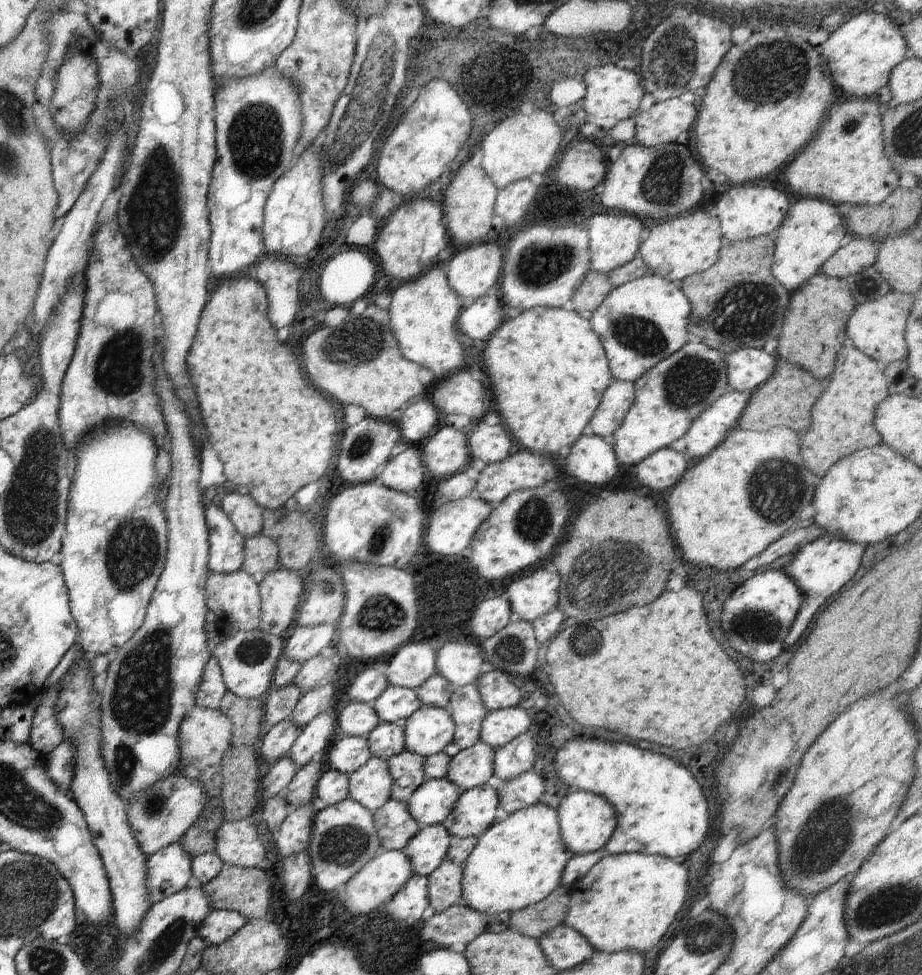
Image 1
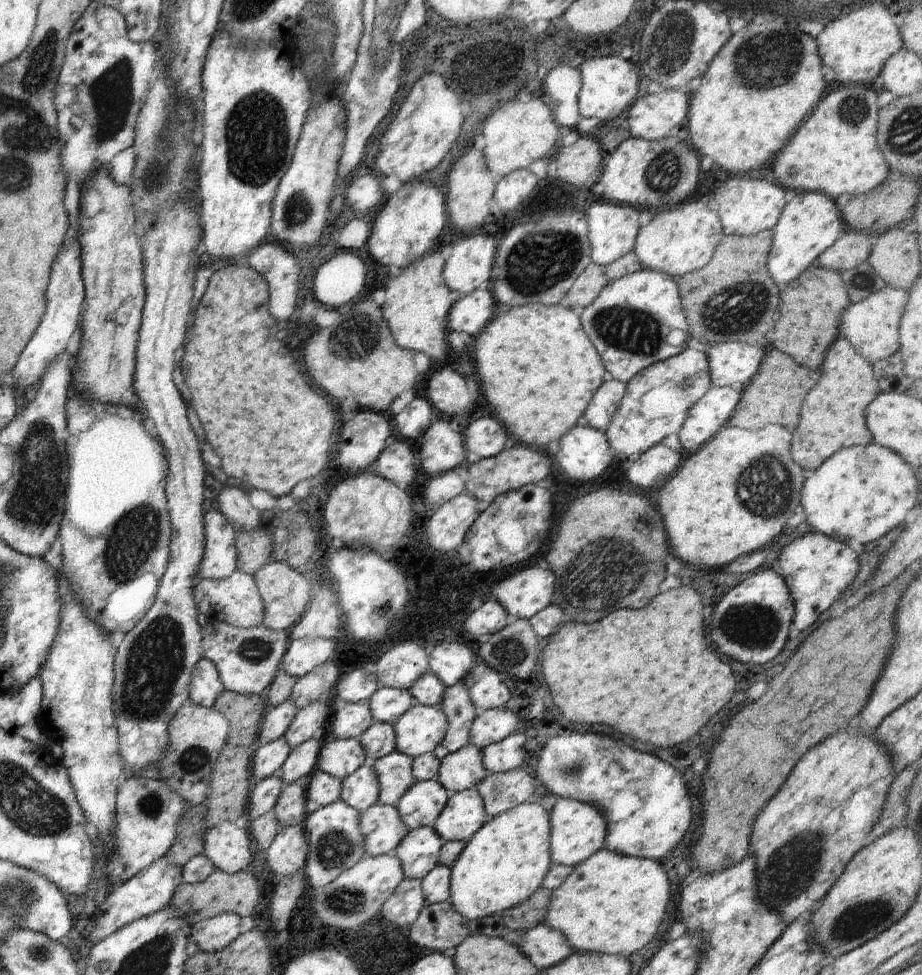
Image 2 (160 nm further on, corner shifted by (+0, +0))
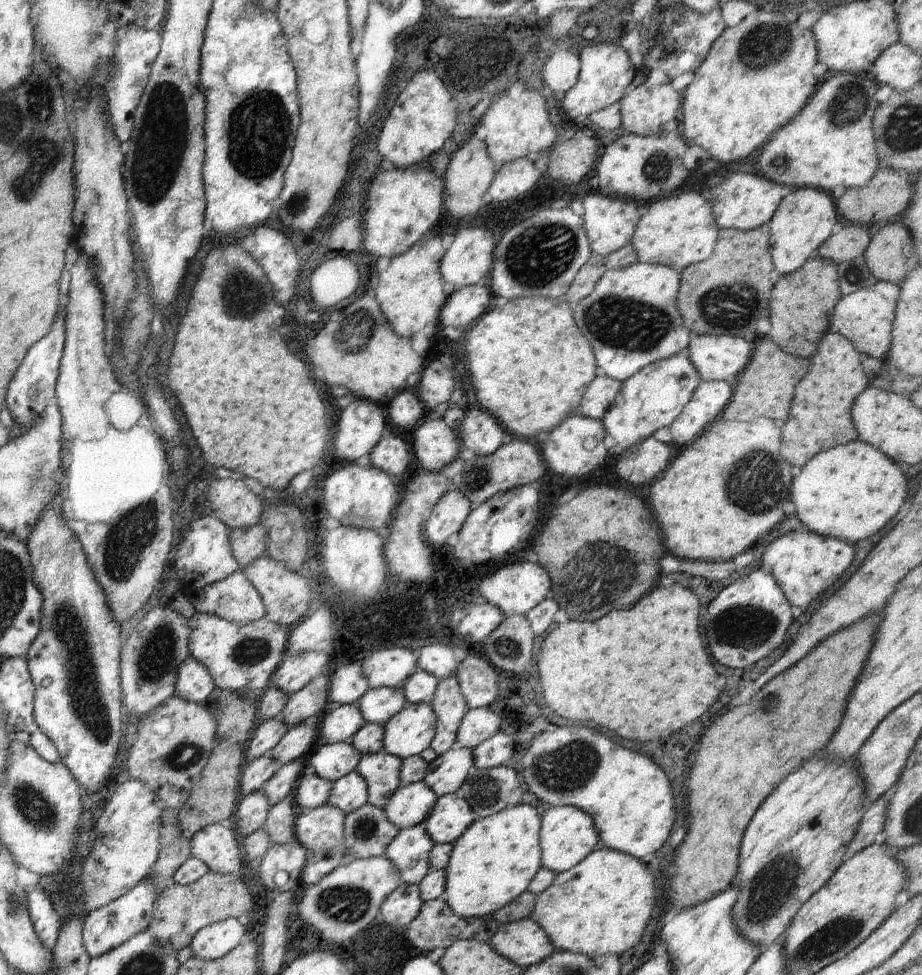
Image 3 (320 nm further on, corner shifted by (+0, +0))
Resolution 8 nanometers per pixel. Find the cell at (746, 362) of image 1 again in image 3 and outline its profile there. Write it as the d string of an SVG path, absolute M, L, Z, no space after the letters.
M689 335L688 346L684 350L692 360L694 368L698 370L698 375L702 381L716 382L728 381L733 382L735 378L750 364L753 344L736 336L702 336Z

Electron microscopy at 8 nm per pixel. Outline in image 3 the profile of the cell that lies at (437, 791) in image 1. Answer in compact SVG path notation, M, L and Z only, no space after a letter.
M423 781L415 784L401 785L383 809L388 820L396 828L408 829L424 824L428 820L438 794Z

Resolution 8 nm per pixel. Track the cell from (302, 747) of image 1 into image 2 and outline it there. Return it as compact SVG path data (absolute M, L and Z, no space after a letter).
M315 736L306 742L302 742L296 748L292 748L278 773L285 784L296 782L296 780L314 773L321 746L318 736Z

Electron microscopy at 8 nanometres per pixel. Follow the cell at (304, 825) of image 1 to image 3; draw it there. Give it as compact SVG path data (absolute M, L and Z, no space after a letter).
M296 839L290 844L271 844L258 871L262 884L275 893L294 889L300 883L306 852Z

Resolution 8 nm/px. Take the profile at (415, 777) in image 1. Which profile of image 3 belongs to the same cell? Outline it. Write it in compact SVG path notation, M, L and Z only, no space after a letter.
M382 751L377 754L362 755L355 772L358 772L368 784L368 802L384 809L390 796L400 785L400 766L402 758Z

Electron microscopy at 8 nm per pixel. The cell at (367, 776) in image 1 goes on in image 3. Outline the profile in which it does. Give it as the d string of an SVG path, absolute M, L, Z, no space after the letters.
M352 772L334 783L327 804L340 808L348 815L366 806L367 802L368 784L358 772Z

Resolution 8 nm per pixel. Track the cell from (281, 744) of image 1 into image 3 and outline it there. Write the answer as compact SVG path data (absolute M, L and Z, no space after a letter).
M271 753L254 760L247 760L243 766L240 791L242 796L261 791L268 780L271 780L282 769L282 765Z

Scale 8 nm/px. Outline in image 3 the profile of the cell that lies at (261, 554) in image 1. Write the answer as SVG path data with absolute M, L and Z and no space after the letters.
M261 524L251 528L230 529L230 547L240 570L250 562L268 556L269 536Z

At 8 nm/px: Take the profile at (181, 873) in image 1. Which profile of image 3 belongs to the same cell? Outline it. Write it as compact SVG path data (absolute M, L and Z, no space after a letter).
M145 879L138 882L130 892L126 892L124 896L120 896L114 902L86 913L82 926L82 946L85 946L89 957L95 958L100 954L106 954L112 948L117 948L126 940L130 940L132 936L136 936L138 932L147 930L156 908L156 900L158 900L158 894L154 884L149 879Z

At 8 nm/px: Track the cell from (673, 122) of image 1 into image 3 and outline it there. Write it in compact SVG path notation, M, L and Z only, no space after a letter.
M645 83L640 84L634 90L630 90L626 96L620 100L620 115L623 127L638 136L654 136L658 134L673 120L677 120L678 110L680 104L683 102L683 96L678 91L674 90L671 84L664 84L662 86L646 86Z

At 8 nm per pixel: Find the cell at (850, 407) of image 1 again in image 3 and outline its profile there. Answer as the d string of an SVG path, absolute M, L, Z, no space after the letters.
M830 331L818 344L812 356L812 368L798 382L788 420L780 424L782 430L782 456L796 466L803 467L824 450L858 441L858 432L852 422L852 404L869 387L863 372L863 357L839 333Z

